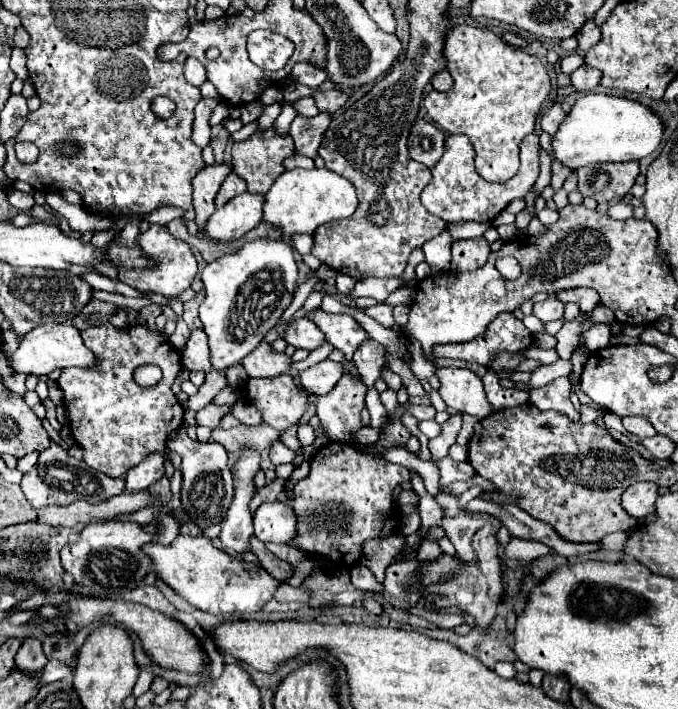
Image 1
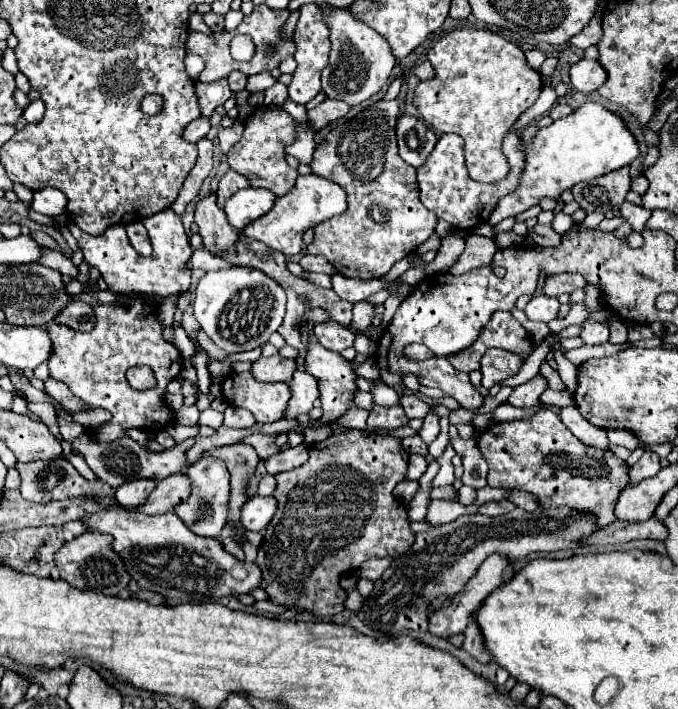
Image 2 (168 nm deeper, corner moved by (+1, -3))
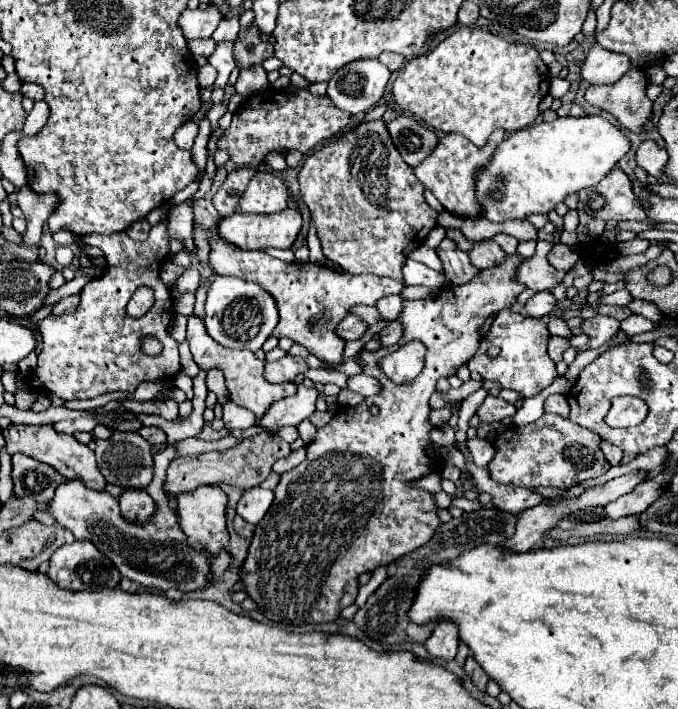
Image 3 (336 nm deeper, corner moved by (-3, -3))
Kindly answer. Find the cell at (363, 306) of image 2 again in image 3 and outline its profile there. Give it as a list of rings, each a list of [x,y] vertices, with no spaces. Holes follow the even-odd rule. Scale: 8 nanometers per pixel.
[[[387,295],[387,297],[379,299],[379,303],[375,307],[377,307],[381,319],[395,321],[397,315],[401,313],[401,309],[403,309],[403,299],[399,295]]]

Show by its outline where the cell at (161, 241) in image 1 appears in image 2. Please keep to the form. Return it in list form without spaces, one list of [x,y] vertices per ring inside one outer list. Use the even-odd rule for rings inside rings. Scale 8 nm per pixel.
[[[161,211],[153,217],[143,219],[147,227],[148,237],[152,245],[149,257],[139,255],[125,233],[123,225],[109,227],[103,235],[93,237],[89,233],[79,231],[75,223],[69,221],[69,231],[79,243],[79,249],[85,255],[85,261],[99,269],[111,293],[117,295],[115,303],[93,305],[93,313],[97,317],[95,327],[87,333],[71,329],[59,323],[47,323],[43,329],[51,337],[53,351],[47,359],[49,373],[55,381],[65,383],[73,395],[81,397],[91,409],[103,407],[113,413],[113,419],[97,429],[99,441],[107,443],[125,433],[125,429],[153,429],[159,431],[167,421],[175,419],[175,413],[163,403],[165,387],[171,379],[175,379],[181,371],[181,355],[179,351],[163,339],[163,325],[157,319],[157,305],[149,303],[151,295],[167,297],[171,293],[185,293],[191,285],[191,271],[185,269],[185,261],[191,257],[191,247],[187,233],[183,229],[181,217],[173,211]],[[147,365],[155,373],[157,385],[145,391],[137,391],[129,385],[125,373],[129,367]]]

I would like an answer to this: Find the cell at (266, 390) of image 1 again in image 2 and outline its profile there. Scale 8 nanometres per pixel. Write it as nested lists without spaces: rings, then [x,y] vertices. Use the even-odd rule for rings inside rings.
[[[249,371],[227,375],[221,389],[227,403],[251,411],[259,425],[281,419],[291,397],[287,383],[259,383]]]

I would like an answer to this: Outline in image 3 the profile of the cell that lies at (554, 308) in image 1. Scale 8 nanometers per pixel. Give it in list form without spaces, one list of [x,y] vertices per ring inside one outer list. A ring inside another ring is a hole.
[[[543,291],[543,293],[537,293],[535,297],[531,297],[527,303],[525,303],[525,311],[527,315],[531,317],[547,317],[553,313],[557,301],[553,297],[551,291]]]

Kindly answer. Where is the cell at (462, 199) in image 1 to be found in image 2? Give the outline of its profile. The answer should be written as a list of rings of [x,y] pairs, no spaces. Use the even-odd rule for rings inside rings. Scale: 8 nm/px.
[[[544,86],[535,104],[524,112],[512,129],[505,135],[502,151],[505,154],[510,166],[510,172],[506,179],[500,184],[486,184],[473,181],[467,173],[464,156],[464,141],[459,135],[441,135],[435,149],[431,151],[425,165],[417,169],[417,183],[423,205],[433,211],[437,217],[449,221],[455,229],[469,231],[477,225],[483,225],[491,211],[495,209],[495,203],[511,193],[515,189],[515,183],[519,183],[519,171],[525,168],[525,155],[523,155],[523,142],[517,134],[517,129],[527,126],[532,120],[538,120],[544,116],[556,103],[558,96],[552,86]]]

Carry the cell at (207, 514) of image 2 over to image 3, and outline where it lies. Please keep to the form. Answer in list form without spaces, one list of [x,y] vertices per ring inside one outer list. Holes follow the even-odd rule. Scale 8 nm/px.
[[[205,485],[199,487],[191,493],[187,493],[185,497],[179,497],[179,525],[183,529],[183,533],[187,535],[189,545],[201,545],[205,547],[211,555],[217,555],[229,541],[229,531],[227,531],[227,493],[217,487],[217,485]]]

